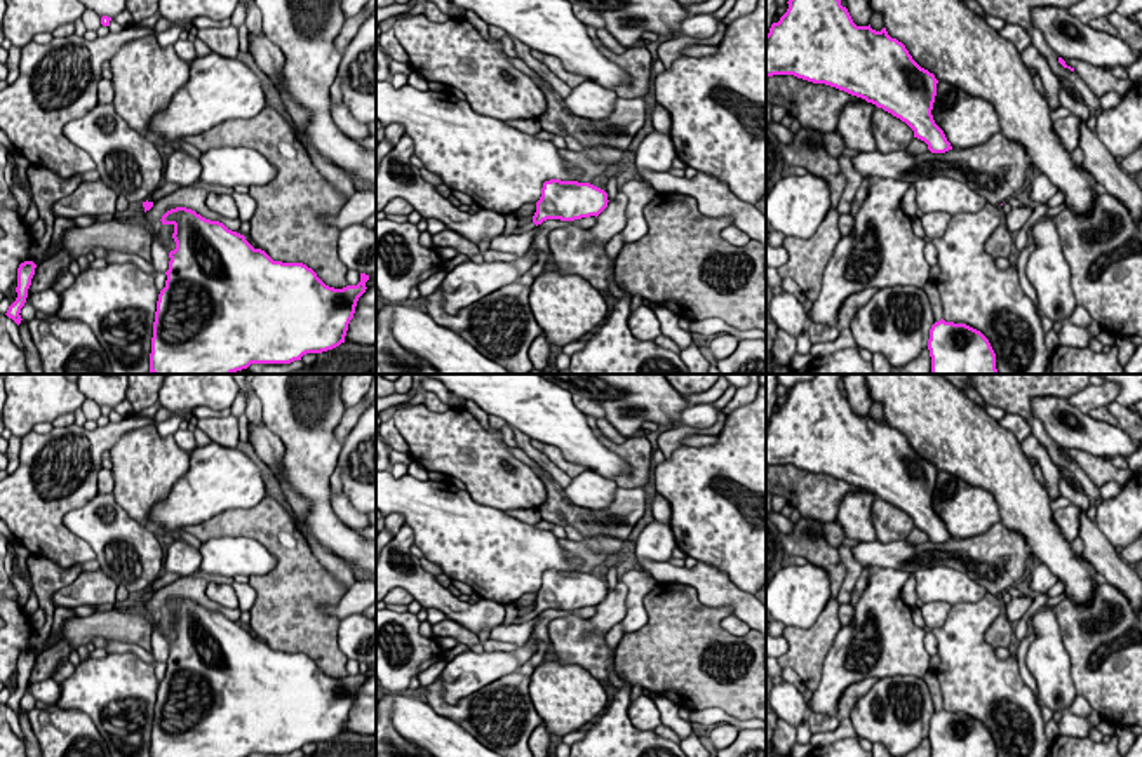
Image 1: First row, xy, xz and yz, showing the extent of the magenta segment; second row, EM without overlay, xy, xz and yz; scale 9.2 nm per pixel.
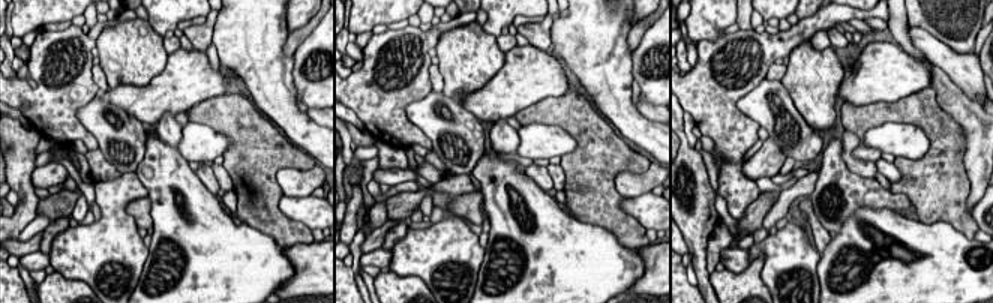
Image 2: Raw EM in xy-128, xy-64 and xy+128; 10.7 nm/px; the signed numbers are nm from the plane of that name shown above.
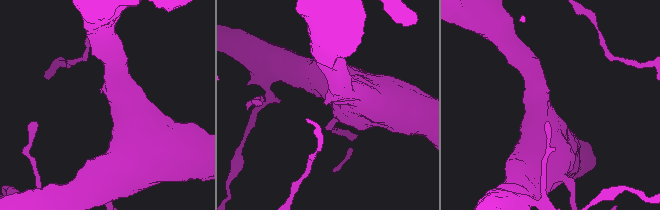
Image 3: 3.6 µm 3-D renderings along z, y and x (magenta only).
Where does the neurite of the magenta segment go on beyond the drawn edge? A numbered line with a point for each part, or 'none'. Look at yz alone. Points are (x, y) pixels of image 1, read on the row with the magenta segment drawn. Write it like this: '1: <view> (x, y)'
none

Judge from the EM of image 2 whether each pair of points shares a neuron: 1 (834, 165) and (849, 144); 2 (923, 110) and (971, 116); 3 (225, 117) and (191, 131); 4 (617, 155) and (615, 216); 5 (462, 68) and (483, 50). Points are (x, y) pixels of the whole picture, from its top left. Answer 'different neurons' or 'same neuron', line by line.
1: different neurons
2: different neurons
3: different neurons
4: same neuron
5: same neuron

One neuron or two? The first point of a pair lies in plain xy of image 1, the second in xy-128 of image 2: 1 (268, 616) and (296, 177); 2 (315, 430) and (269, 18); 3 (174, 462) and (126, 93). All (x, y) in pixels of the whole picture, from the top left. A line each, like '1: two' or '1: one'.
1: two
2: one
3: two

